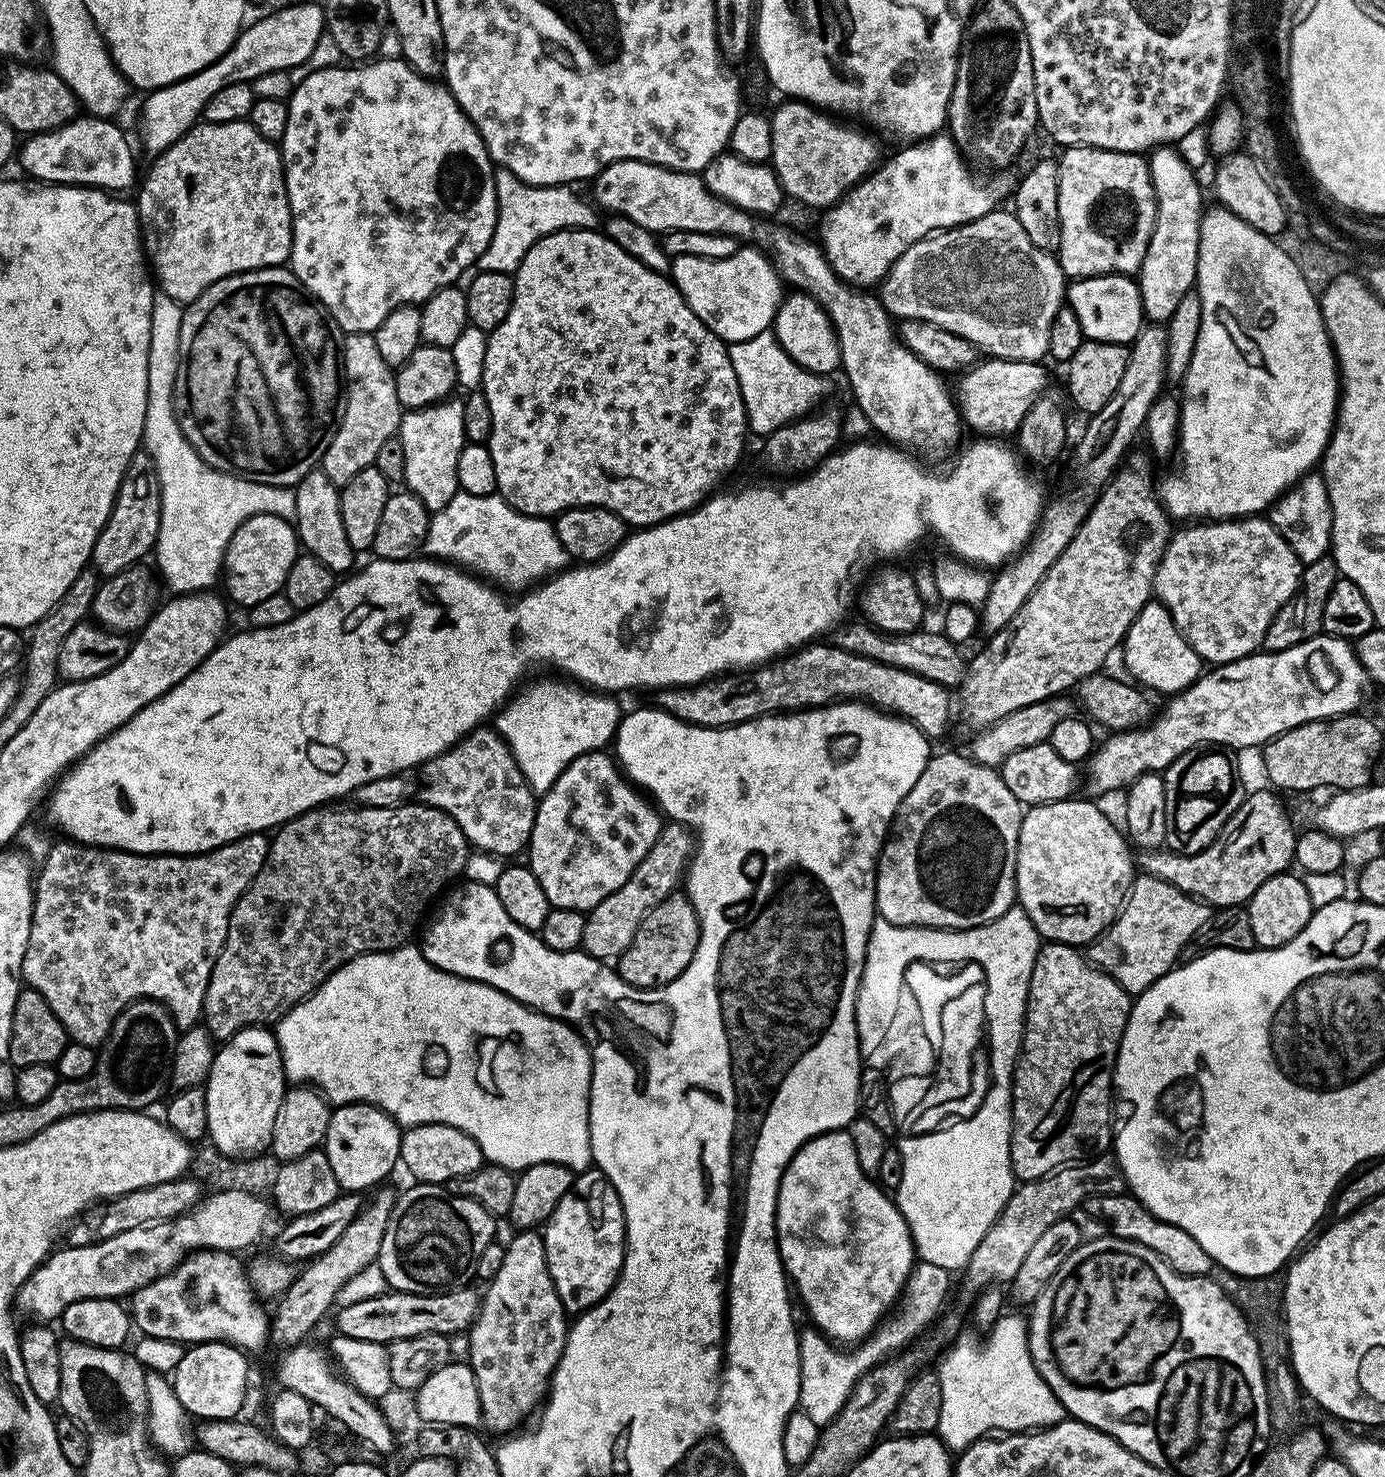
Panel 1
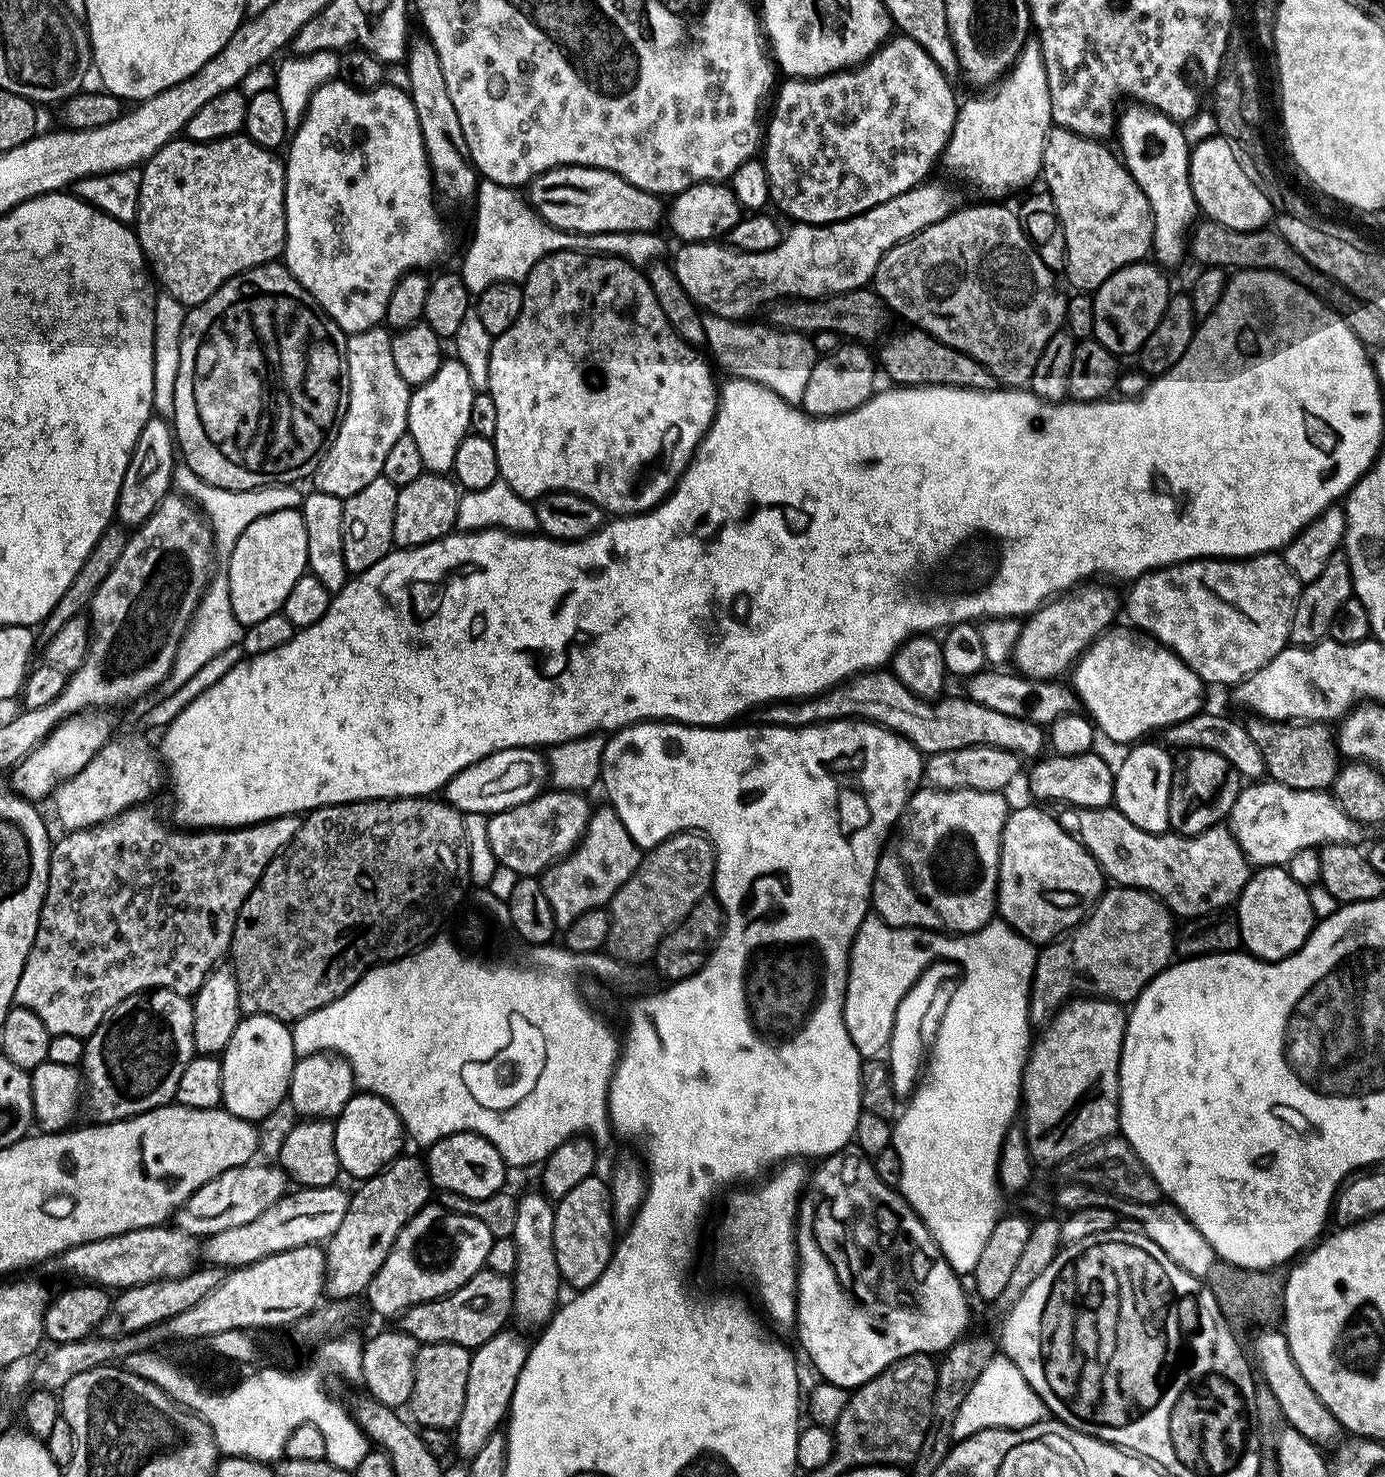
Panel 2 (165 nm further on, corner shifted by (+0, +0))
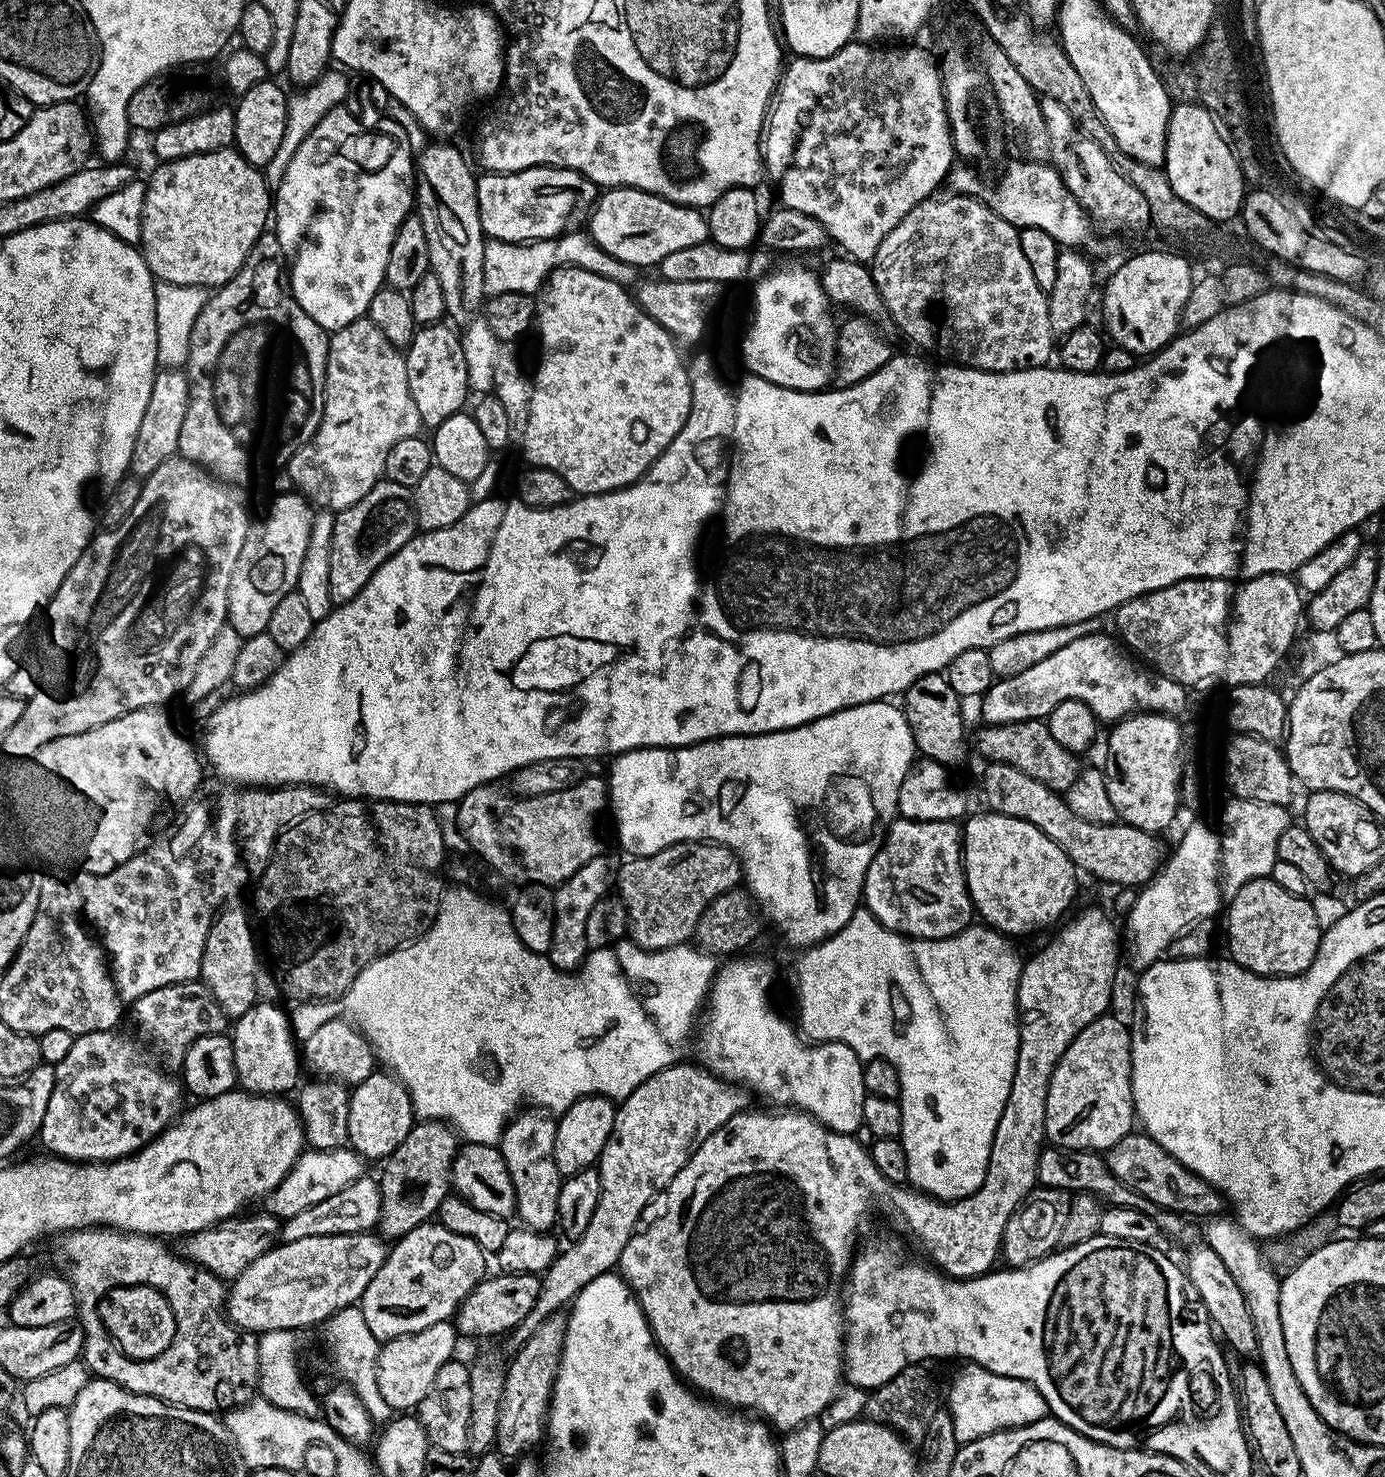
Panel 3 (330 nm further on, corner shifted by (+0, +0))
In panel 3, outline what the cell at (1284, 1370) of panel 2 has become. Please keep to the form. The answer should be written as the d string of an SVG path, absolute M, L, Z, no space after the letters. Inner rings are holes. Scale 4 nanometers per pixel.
M1203 1242L1197 1244L1197 1248L1192 1248L1188 1252L1188 1264L1186 1263L1188 1283L1194 1286L1198 1298L1206 1306L1208 1318L1222 1340L1224 1335L1223 1343L1225 1345L1228 1343L1238 1355L1248 1356L1244 1358L1255 1357L1254 1322L1250 1318L1250 1310L1246 1310L1246 1300L1242 1298L1242 1290L1238 1290L1238 1284L1226 1270L1222 1258L1218 1258L1218 1254L1214 1254L1214 1250L1210 1250L1207 1244Z

